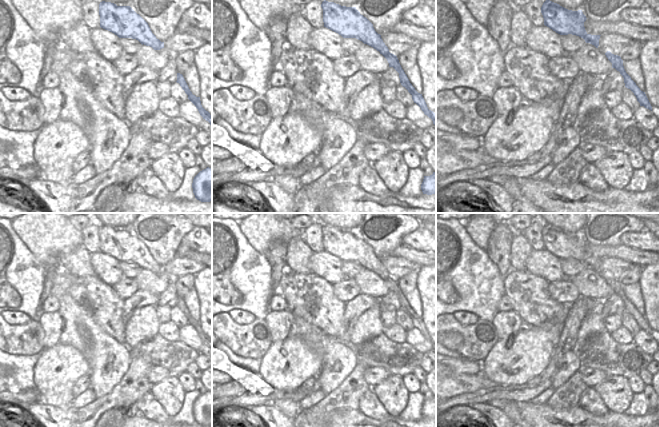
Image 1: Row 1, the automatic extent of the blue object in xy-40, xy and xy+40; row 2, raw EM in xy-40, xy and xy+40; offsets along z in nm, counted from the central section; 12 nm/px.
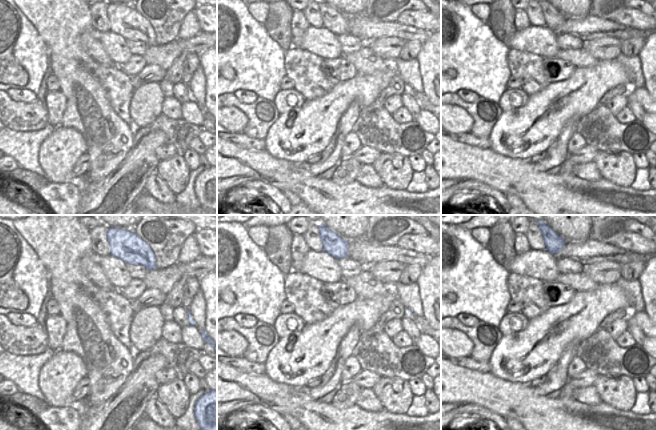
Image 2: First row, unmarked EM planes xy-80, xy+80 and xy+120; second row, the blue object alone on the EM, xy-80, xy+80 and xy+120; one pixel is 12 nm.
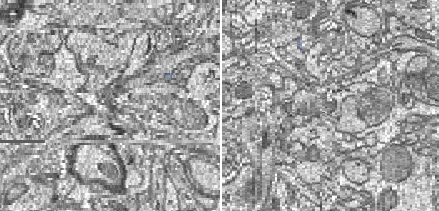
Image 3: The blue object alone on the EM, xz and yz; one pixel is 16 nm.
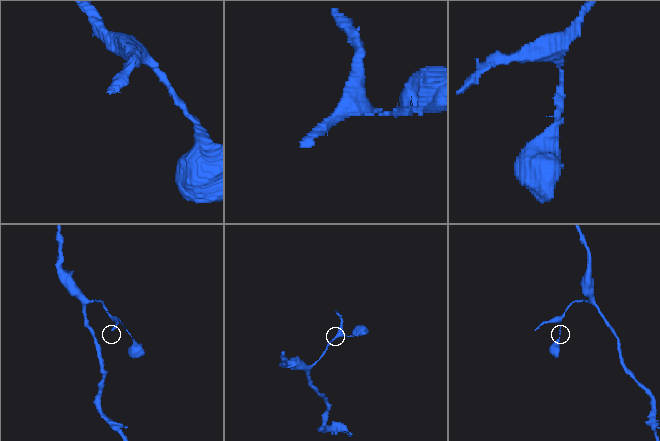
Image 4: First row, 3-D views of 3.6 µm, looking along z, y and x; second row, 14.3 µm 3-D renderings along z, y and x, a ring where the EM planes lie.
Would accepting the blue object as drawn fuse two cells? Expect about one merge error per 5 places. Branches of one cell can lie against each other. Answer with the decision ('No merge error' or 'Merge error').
No merge error

